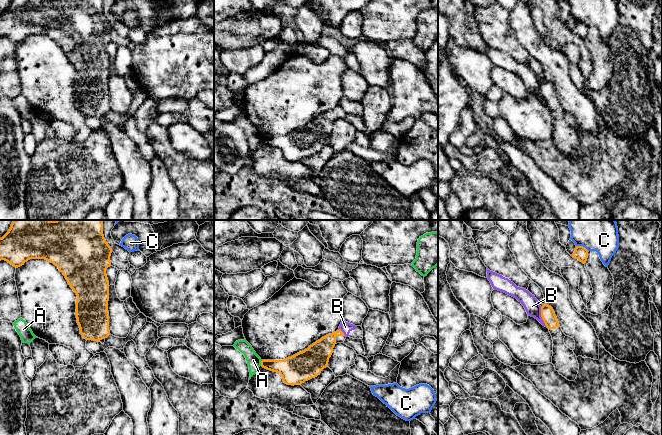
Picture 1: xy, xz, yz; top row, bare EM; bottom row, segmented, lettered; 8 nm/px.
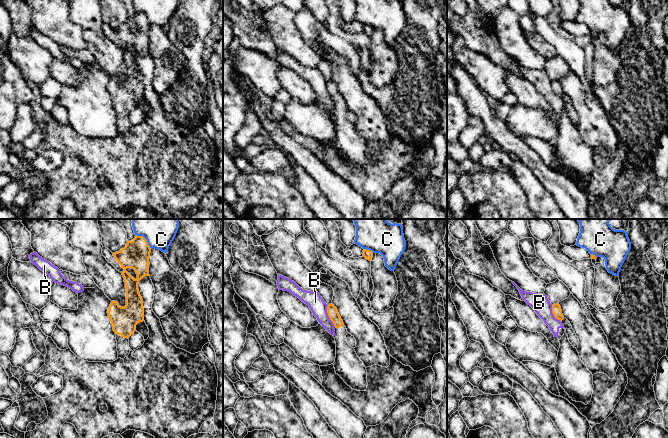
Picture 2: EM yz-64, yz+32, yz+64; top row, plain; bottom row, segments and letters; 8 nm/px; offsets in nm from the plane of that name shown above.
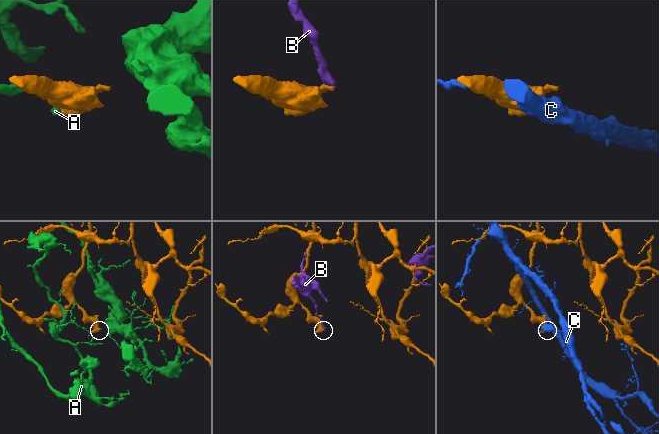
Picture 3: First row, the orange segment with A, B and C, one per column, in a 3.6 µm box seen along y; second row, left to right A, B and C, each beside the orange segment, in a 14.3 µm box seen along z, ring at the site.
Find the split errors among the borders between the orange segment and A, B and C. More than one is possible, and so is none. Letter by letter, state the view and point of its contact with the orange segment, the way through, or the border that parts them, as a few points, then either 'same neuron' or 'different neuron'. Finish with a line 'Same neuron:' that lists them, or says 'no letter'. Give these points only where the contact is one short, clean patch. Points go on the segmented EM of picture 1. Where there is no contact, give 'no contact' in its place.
A: meets orange in xz at (261, 363); different neuron
B: meets orange in yz at (541, 316); border along yz (540, 307), (540, 316), (546, 326); different neuron
C: meets orange in yz at (582, 246); different neuron
Same neuron: no letter

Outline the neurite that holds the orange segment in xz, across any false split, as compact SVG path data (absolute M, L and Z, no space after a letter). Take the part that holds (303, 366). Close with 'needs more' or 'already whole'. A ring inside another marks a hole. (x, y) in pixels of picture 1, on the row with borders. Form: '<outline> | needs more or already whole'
M339 329L322 337L304 351L284 360L262 360L261 366L279 373L287 385L301 385L320 375L328 365L334 346L343 343L345 339L346 336Z | needs more

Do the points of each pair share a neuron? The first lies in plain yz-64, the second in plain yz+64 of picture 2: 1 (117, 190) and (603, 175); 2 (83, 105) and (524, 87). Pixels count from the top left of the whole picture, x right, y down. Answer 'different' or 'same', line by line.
1: same
2: different

